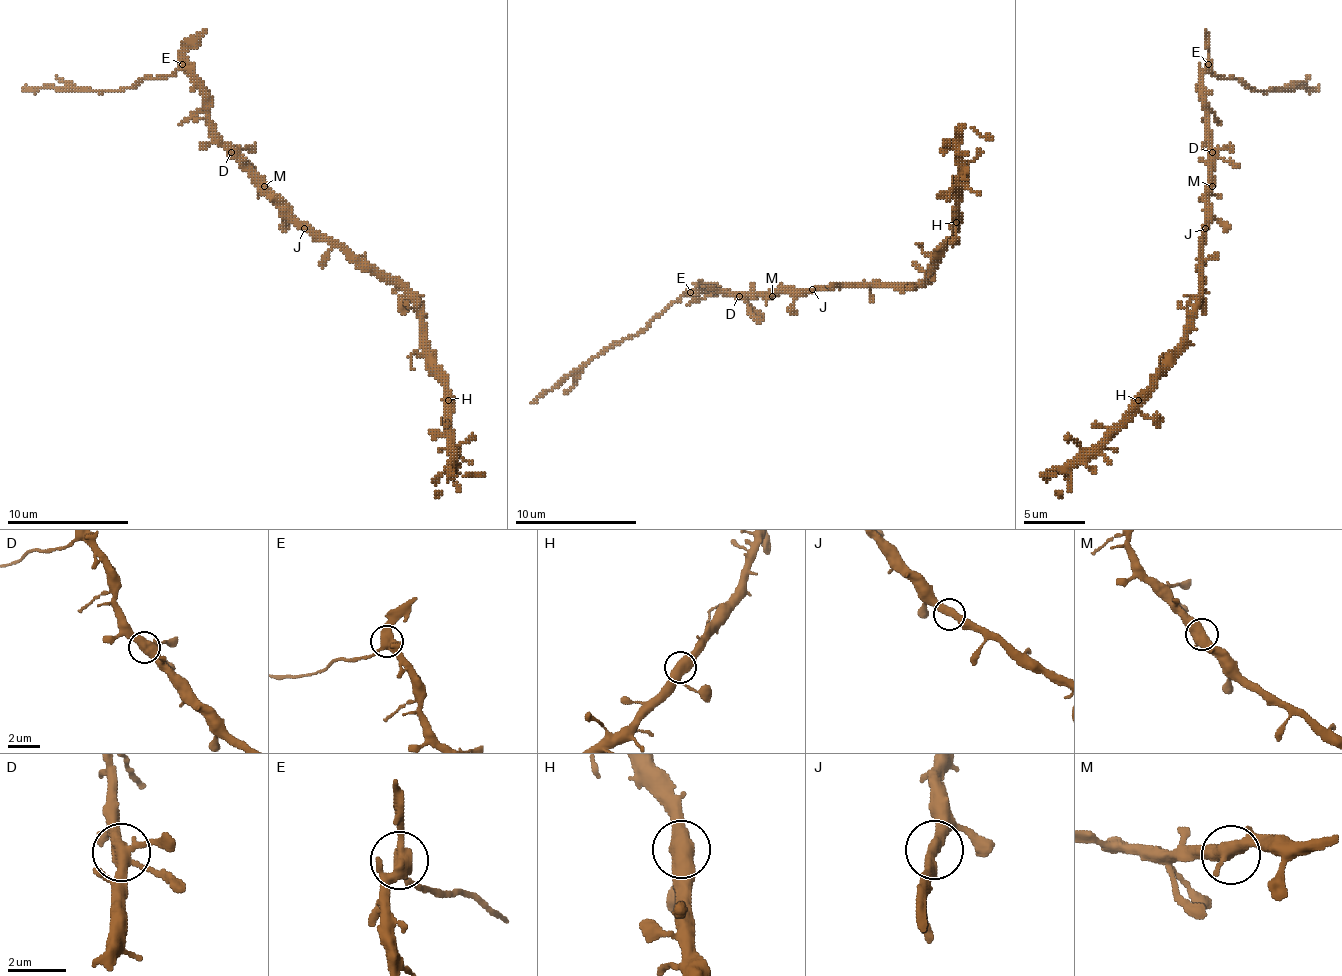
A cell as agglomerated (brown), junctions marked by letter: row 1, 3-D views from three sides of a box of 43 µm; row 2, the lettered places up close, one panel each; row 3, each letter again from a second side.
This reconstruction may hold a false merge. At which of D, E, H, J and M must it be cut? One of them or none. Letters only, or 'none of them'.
E

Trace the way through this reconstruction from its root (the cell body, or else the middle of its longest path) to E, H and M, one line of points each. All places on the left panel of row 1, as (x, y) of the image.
E: (310, 225), (304, 225), (221, 140), (209, 118), (206, 88), (182, 63)
H: (310, 225), (338, 241), (353, 256), (383, 271), (417, 308), (420, 348), (426, 366), (445, 387), (448, 400)
M: (310, 225), (304, 225), (264, 186)

